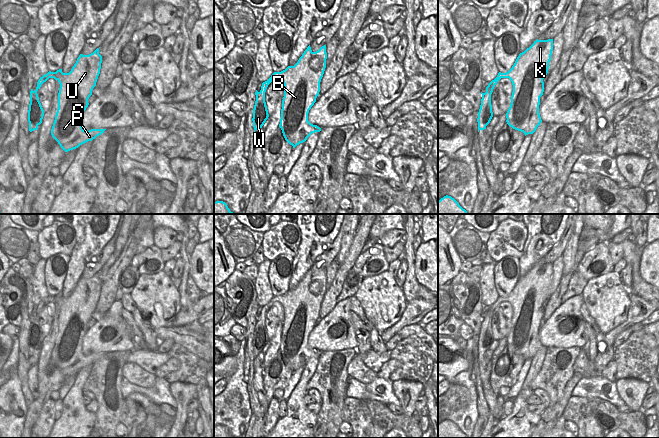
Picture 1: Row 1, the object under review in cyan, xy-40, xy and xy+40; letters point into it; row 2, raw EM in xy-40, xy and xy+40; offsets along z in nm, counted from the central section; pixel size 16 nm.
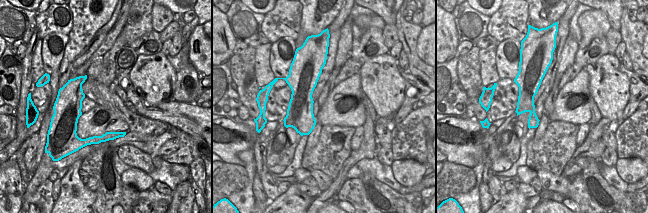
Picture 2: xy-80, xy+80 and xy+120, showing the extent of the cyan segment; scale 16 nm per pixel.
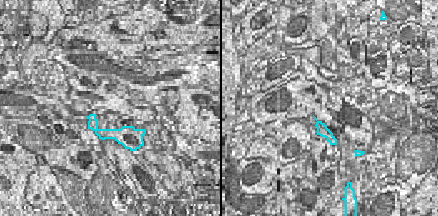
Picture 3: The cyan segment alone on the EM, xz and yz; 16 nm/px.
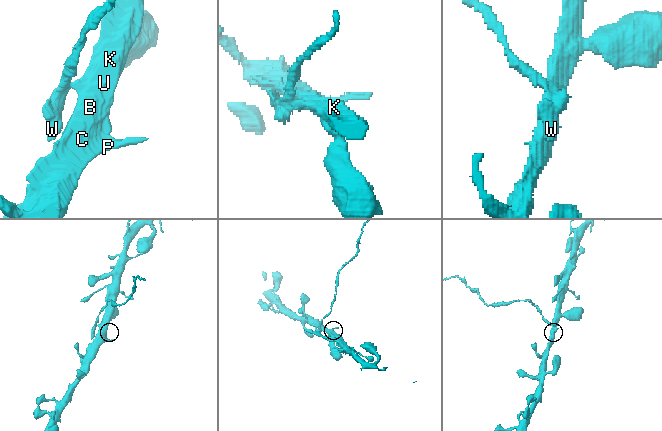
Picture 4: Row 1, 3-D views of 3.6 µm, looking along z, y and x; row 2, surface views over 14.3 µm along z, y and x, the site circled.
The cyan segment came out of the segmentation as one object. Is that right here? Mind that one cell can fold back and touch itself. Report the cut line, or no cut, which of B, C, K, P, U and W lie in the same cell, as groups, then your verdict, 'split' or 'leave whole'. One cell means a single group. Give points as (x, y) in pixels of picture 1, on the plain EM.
xy-40 (52, 296), (54, 302) | B C K P U / W | split

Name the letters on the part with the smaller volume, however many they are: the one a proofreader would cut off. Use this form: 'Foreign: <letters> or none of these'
Foreign: W

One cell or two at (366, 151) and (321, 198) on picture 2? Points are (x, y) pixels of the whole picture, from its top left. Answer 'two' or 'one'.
one

